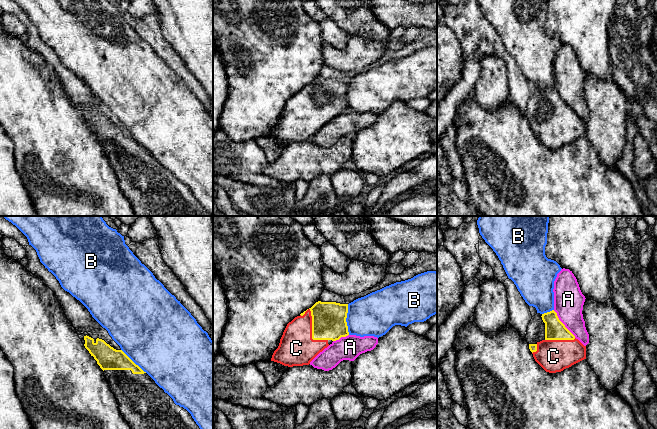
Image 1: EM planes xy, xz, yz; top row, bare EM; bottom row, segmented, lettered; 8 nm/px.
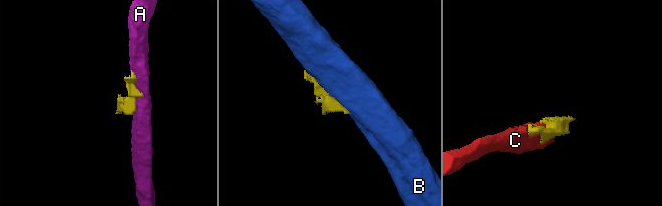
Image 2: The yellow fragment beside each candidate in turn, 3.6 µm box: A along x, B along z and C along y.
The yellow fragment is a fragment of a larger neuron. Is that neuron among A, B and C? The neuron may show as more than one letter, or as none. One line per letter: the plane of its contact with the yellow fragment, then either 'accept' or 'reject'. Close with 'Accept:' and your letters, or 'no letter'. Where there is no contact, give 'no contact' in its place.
A: meets yellow in yz; reject
B: meets yellow in xz; reject
C: meets yellow in xz; accept
Accept: C

